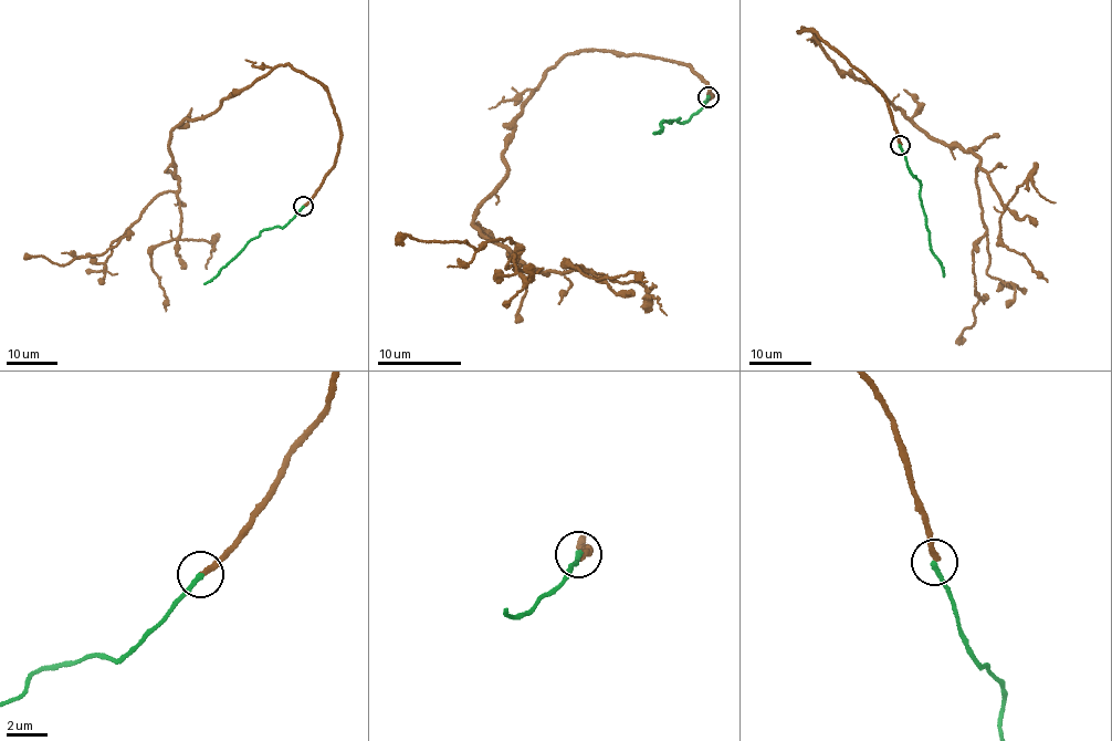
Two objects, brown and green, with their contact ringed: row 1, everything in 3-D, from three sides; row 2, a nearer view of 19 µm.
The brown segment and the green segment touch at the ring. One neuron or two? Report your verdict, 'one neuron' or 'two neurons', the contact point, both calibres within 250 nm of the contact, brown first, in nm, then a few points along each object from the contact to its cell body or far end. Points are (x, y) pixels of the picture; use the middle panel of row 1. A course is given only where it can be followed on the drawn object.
two neurons; at (707, 97); 280 nm thick on the brown side, 240 nm on the other; brown runs (707, 97), (689, 66), (573, 51), (473, 227), (546, 274), (511, 238), (397, 240); green runs (707, 97), (684, 122), (679, 122), (680, 118), (672, 123), (667, 119), (661, 124), (662, 128), (652, 132)

